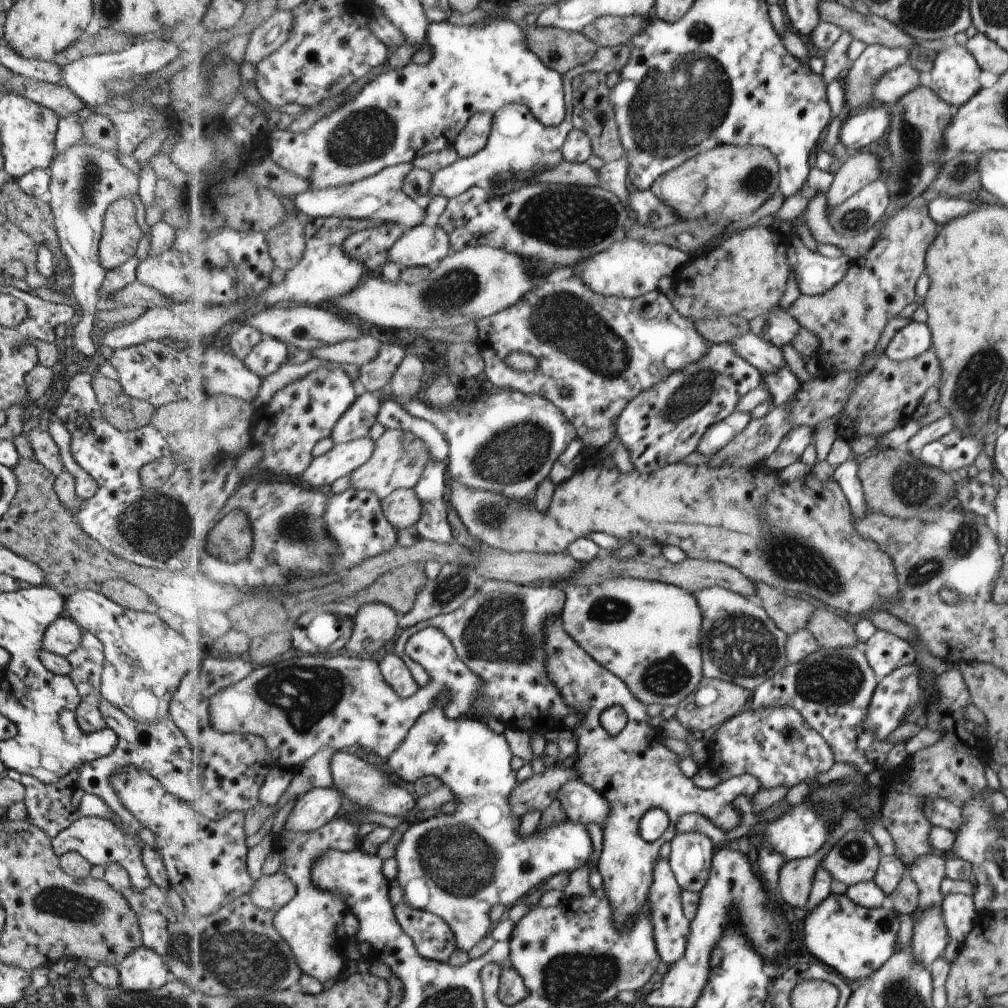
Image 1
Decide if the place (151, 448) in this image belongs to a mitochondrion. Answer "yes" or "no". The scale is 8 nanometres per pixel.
no

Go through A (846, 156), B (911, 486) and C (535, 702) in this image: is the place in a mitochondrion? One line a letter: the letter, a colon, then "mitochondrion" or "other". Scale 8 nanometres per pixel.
A: other
B: mitochondrion
C: other

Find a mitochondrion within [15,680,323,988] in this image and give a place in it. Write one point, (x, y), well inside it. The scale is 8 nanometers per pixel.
(56, 902)

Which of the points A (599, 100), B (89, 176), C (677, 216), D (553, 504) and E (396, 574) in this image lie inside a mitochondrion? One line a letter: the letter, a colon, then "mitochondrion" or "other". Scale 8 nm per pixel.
A: other
B: mitochondrion
C: other
D: other
E: other

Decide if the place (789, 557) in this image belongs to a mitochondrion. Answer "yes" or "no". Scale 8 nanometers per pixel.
yes

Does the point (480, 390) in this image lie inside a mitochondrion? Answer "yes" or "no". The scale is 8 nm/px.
no

